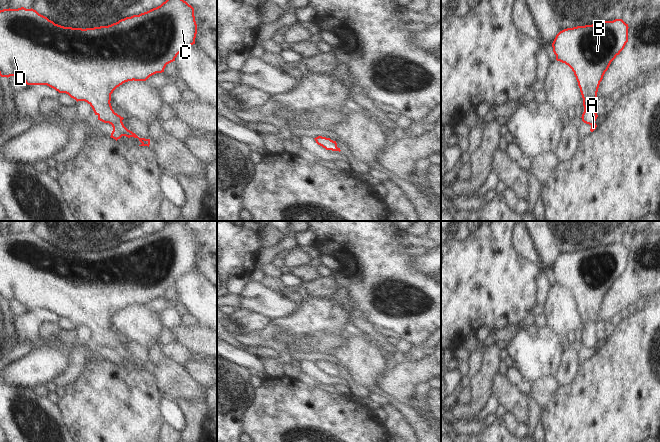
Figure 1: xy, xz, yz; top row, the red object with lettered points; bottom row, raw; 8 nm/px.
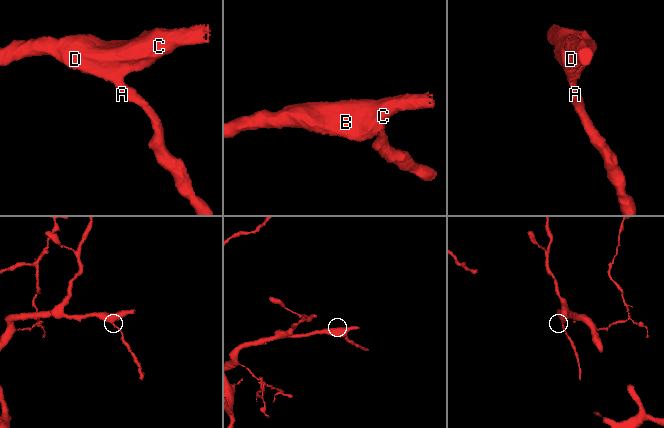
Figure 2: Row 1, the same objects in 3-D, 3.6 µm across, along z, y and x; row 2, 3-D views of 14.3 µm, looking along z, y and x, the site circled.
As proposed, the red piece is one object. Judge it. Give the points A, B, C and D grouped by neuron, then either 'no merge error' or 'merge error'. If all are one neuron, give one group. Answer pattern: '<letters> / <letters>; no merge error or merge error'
A B C D; no merge error

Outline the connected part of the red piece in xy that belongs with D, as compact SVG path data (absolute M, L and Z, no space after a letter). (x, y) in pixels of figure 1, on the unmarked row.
M169 221L165 226L163 226L160 230L153 232L147 236L141 237L139 239L133 239L131 241L126 241L124 243L119 244L116 247L113 247L108 250L100 250L94 252L72 252L72 251L64 251L58 248L55 248L53 245L49 244L47 241L39 238L34 233L26 233L24 231L18 233L3 233L0 234L0 300L1 301L10 301L16 300L25 305L27 309L47 309L59 317L66 317L71 322L78 325L87 326L93 333L95 339L98 340L98 344L109 347L113 351L113 355L111 357L111 362L116 365L120 363L122 360L126 360L128 362L134 361L138 362L142 367L139 370L148 370L150 369L150 363L139 362L135 357L128 354L122 344L124 343L120 339L114 336L111 330L111 318L113 315L128 305L146 305L150 300L156 297L164 296L164 293L167 288L175 285L177 279L184 275L186 272L195 268L195 262L197 258L197 248L194 240L194 232L189 229L186 225L181 223L180 221Z

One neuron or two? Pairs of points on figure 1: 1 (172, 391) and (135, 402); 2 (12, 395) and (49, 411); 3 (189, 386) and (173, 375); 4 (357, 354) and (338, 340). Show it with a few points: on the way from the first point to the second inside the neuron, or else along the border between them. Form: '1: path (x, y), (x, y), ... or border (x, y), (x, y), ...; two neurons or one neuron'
1: border (151, 373), (154, 378), (155, 388), (162, 398); two neurons
2: path (21, 404), (28, 411), (40, 411); one neuron
3: path (185, 386), (177, 379); one neuron
4: border (346, 339), (331, 354); two neurons

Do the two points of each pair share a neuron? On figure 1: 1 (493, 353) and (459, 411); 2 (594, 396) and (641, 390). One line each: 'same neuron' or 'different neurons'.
1: same neuron
2: same neuron

